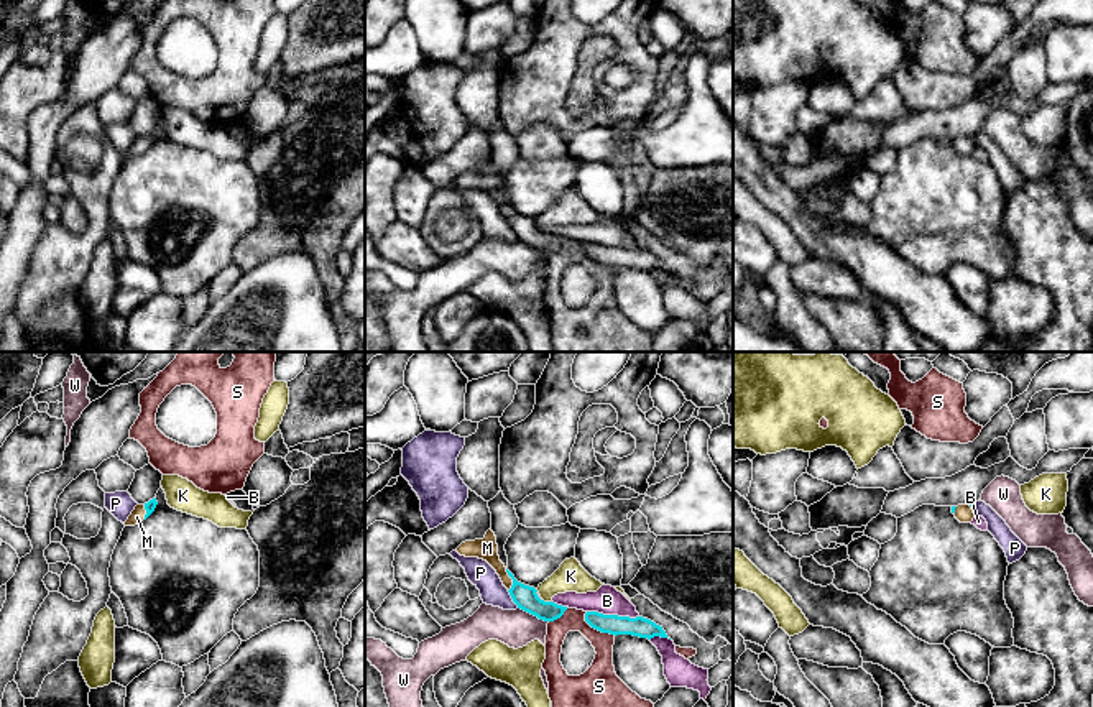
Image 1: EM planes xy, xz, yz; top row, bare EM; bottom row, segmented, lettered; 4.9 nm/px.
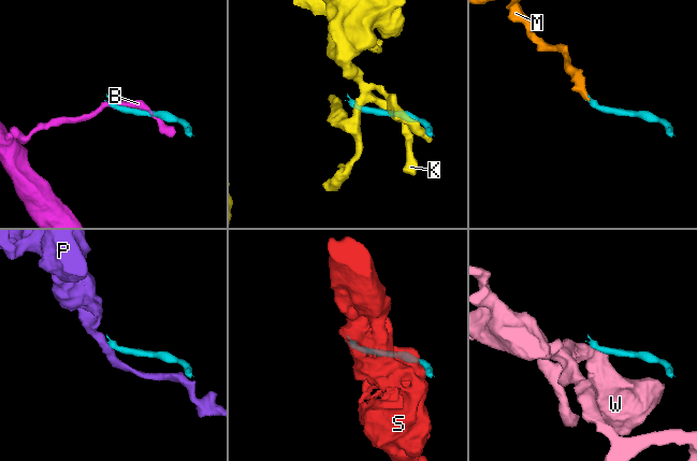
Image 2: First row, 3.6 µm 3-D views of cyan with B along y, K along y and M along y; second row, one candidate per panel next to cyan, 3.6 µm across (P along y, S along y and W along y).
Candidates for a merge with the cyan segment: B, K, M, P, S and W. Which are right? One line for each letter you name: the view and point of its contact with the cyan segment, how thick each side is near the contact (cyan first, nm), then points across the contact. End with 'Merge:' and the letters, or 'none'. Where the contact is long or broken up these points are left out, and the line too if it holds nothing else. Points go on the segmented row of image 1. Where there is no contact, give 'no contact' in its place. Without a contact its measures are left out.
M: xz (513, 581) | 120/110 nm | across xz (526, 599), (513, 581), (500, 569), (487, 548)
Merge: M

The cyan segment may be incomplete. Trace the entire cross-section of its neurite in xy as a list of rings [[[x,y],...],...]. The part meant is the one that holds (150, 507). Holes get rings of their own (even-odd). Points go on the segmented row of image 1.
[[[156,498],[150,500],[145,505],[136,505],[128,520],[125,521],[125,526],[140,524],[154,511],[156,505],[158,505]]]

